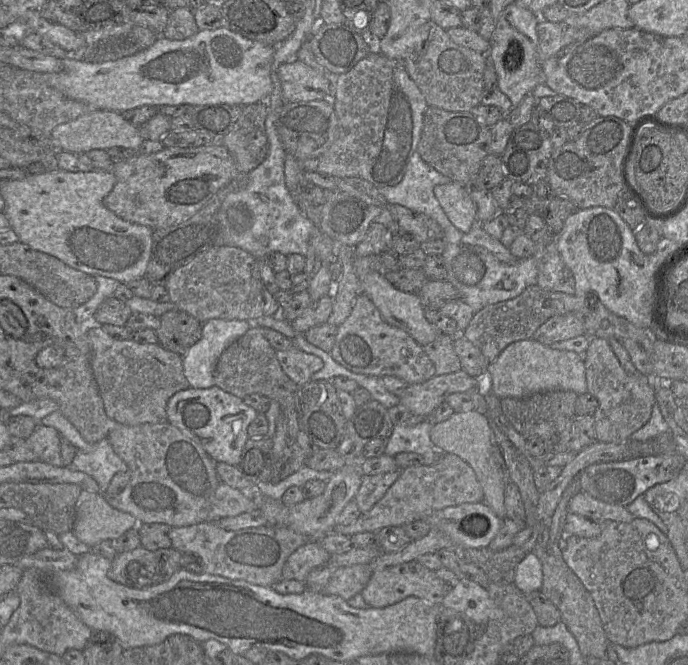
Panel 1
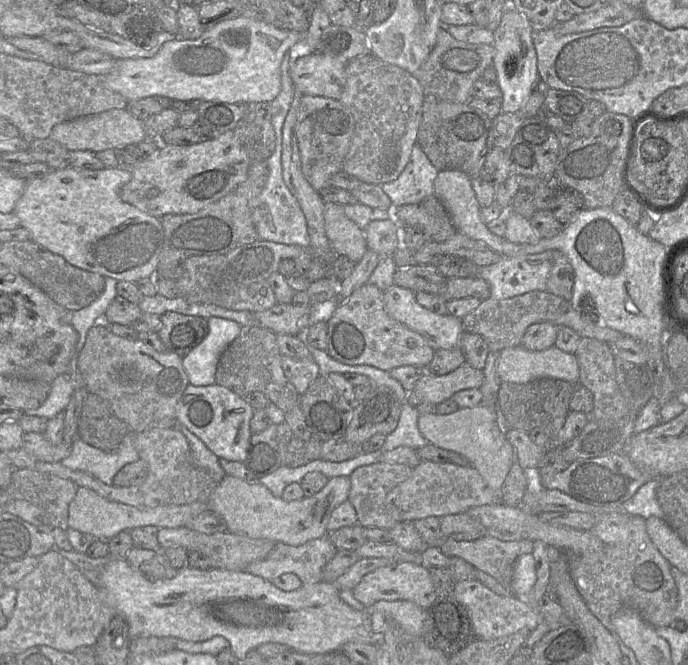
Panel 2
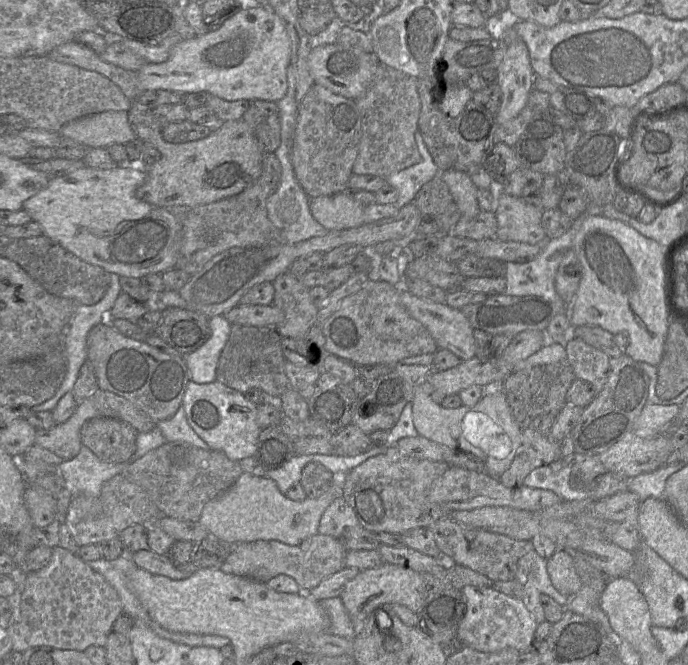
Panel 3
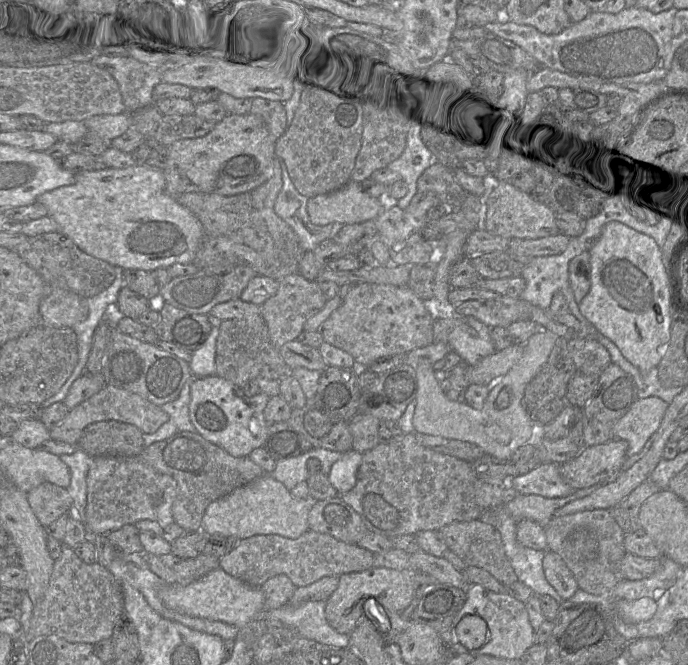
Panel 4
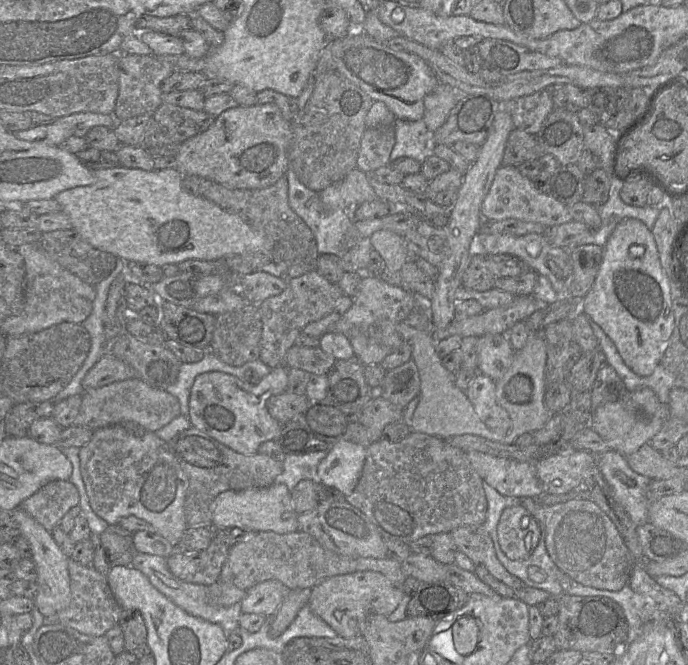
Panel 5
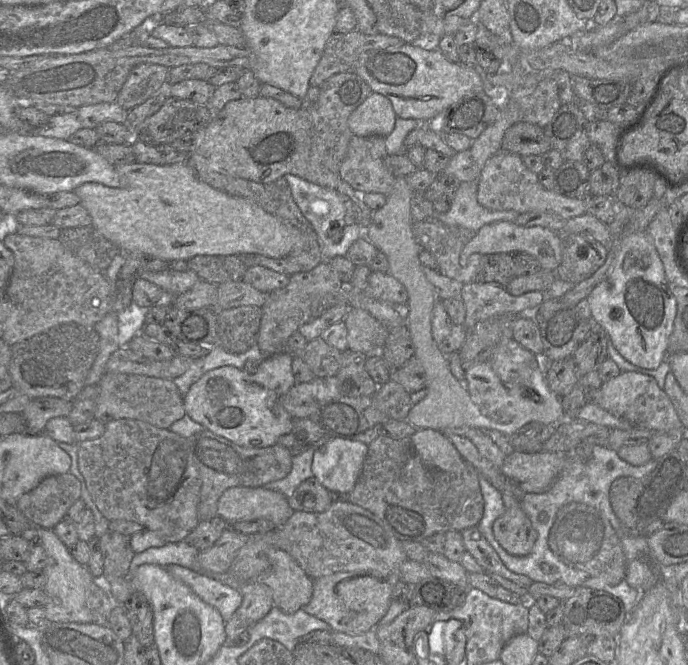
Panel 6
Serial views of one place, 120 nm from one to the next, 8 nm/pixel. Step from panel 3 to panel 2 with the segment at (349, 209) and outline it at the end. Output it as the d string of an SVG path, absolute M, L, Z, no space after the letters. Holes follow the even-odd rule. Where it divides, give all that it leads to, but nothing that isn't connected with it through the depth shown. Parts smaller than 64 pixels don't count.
M325 202L324 228L332 251L357 263L368 250L364 229L344 212L344 205Z

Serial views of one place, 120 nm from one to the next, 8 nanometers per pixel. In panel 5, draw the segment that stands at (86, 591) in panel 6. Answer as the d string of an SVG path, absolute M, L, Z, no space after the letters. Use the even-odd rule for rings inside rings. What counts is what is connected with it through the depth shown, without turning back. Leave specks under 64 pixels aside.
M21 508L12 511L13 518L18 524L20 535L29 543L31 558L37 568L37 591L33 598L35 607L44 617L52 616L70 602L70 577L68 572L69 558L66 556L53 539L51 531L47 531L39 522Z

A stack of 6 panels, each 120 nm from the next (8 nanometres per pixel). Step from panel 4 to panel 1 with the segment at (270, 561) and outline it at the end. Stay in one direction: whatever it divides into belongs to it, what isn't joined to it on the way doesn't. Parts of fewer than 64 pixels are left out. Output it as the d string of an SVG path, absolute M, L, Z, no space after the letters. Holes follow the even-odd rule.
M310 541L297 548L287 558L280 575L280 580L296 579L304 582L310 571L324 563L327 563L330 556L331 554L322 547L320 541Z

